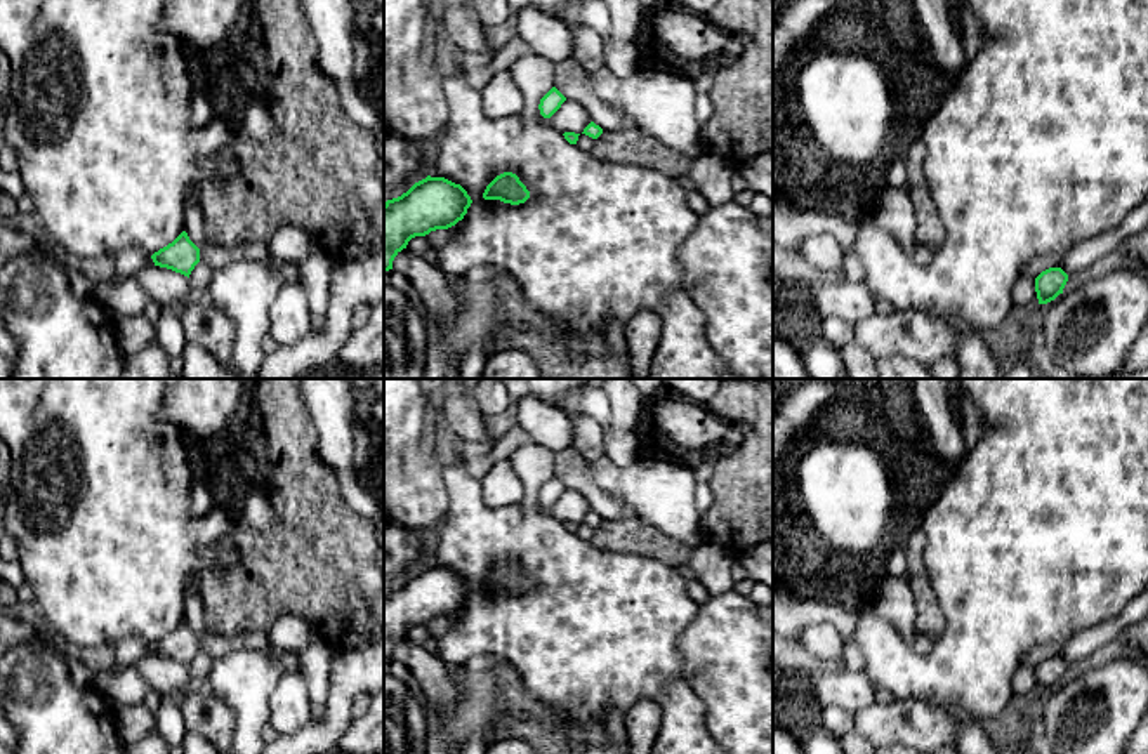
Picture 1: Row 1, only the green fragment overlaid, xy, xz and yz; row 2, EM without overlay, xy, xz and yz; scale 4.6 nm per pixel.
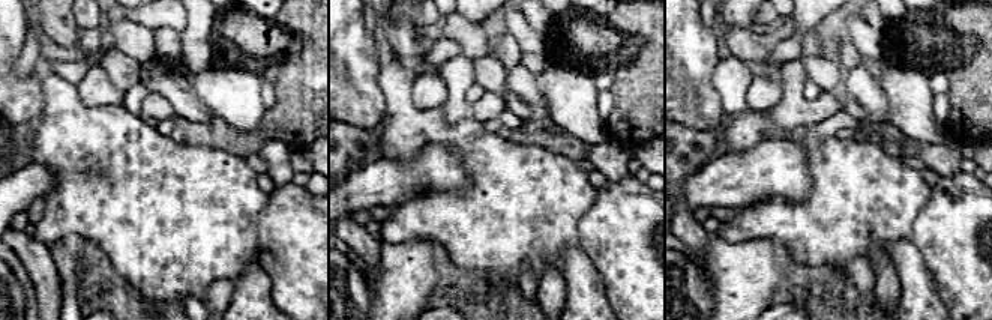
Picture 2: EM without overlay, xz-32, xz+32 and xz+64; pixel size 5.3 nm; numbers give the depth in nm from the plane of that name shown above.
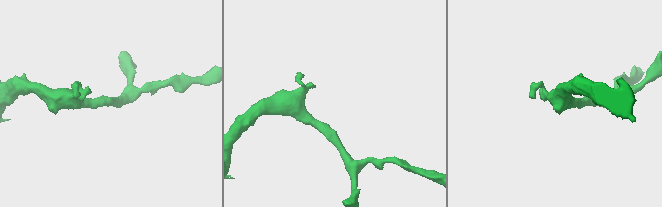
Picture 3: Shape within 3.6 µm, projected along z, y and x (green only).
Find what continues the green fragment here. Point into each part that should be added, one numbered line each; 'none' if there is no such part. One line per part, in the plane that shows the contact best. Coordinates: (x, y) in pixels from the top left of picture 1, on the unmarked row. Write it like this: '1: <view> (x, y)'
none

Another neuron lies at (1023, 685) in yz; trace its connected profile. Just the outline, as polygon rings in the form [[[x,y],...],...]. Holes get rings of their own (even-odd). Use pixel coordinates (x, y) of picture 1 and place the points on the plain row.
[[[1021,664],[1011,678],[1011,691],[1016,704],[1037,698],[1035,667]]]

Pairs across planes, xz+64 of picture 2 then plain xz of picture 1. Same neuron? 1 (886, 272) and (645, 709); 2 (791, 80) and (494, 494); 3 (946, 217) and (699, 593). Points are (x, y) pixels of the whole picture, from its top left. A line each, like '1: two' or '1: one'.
1: one
2: two
3: two

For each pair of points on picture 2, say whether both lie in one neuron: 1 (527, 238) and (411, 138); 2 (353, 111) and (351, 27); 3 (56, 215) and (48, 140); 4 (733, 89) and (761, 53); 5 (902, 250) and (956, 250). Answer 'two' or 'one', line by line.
1: one
2: one
3: one
4: two
5: two

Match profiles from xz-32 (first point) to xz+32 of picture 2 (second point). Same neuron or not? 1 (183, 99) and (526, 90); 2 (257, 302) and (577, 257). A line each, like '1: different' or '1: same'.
1: different
2: same

